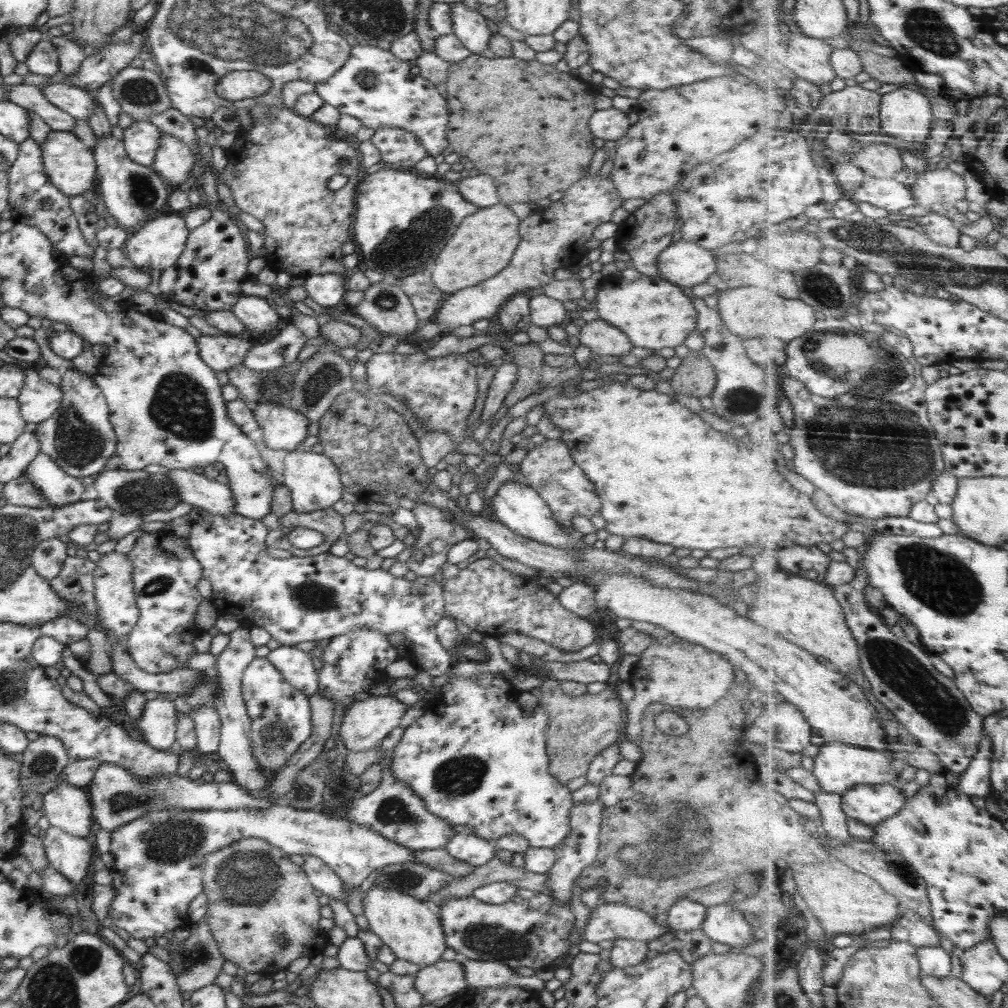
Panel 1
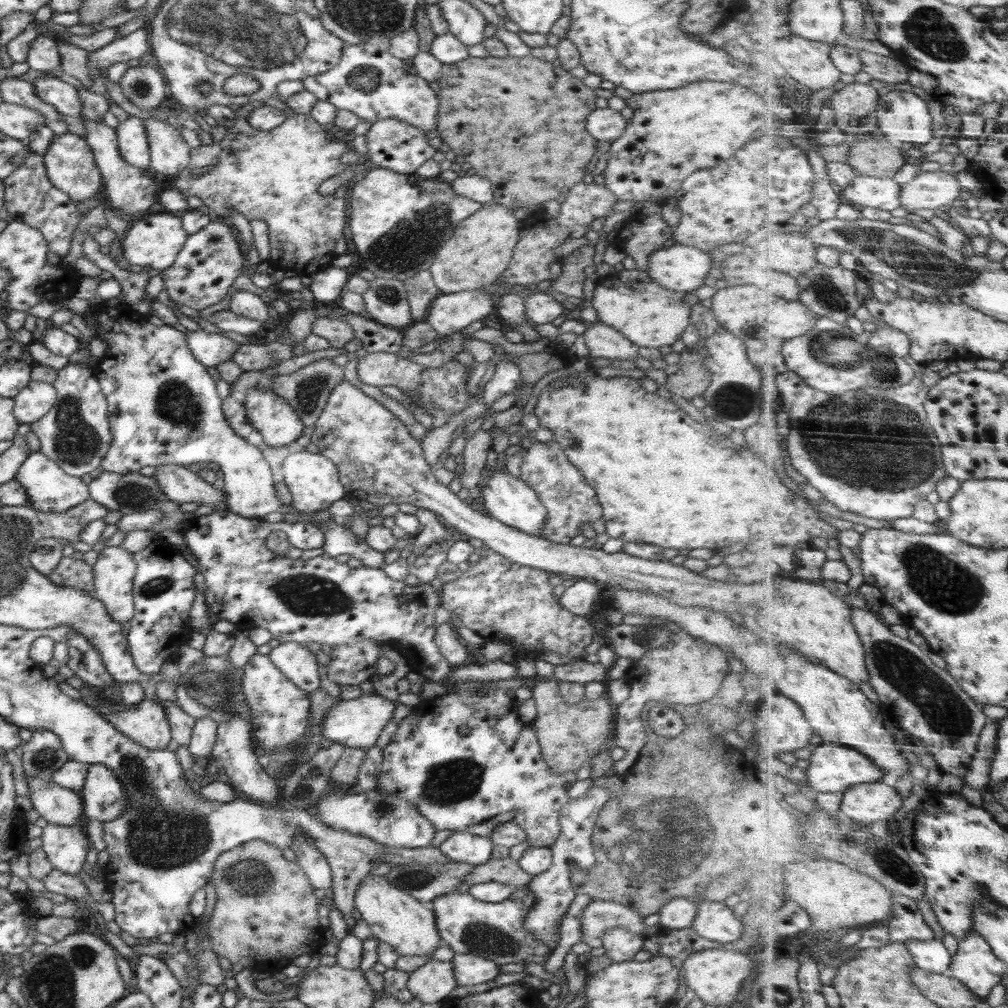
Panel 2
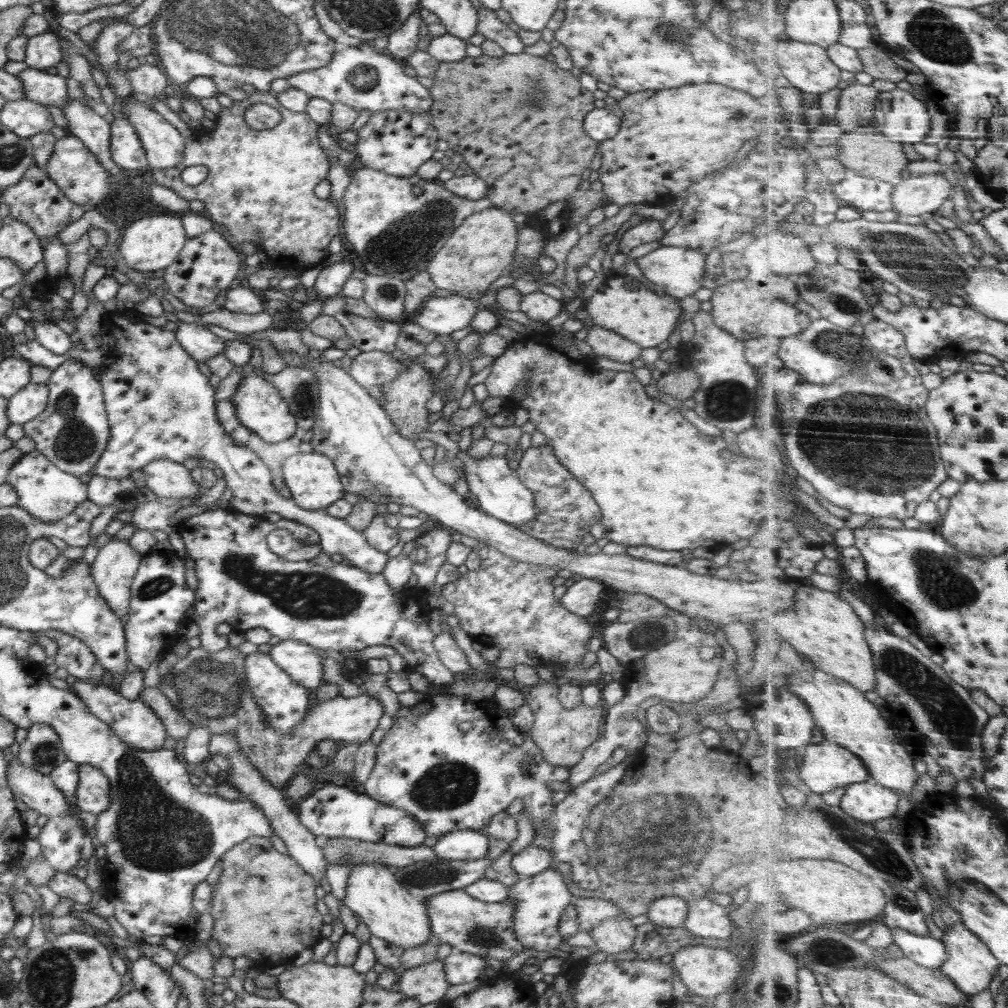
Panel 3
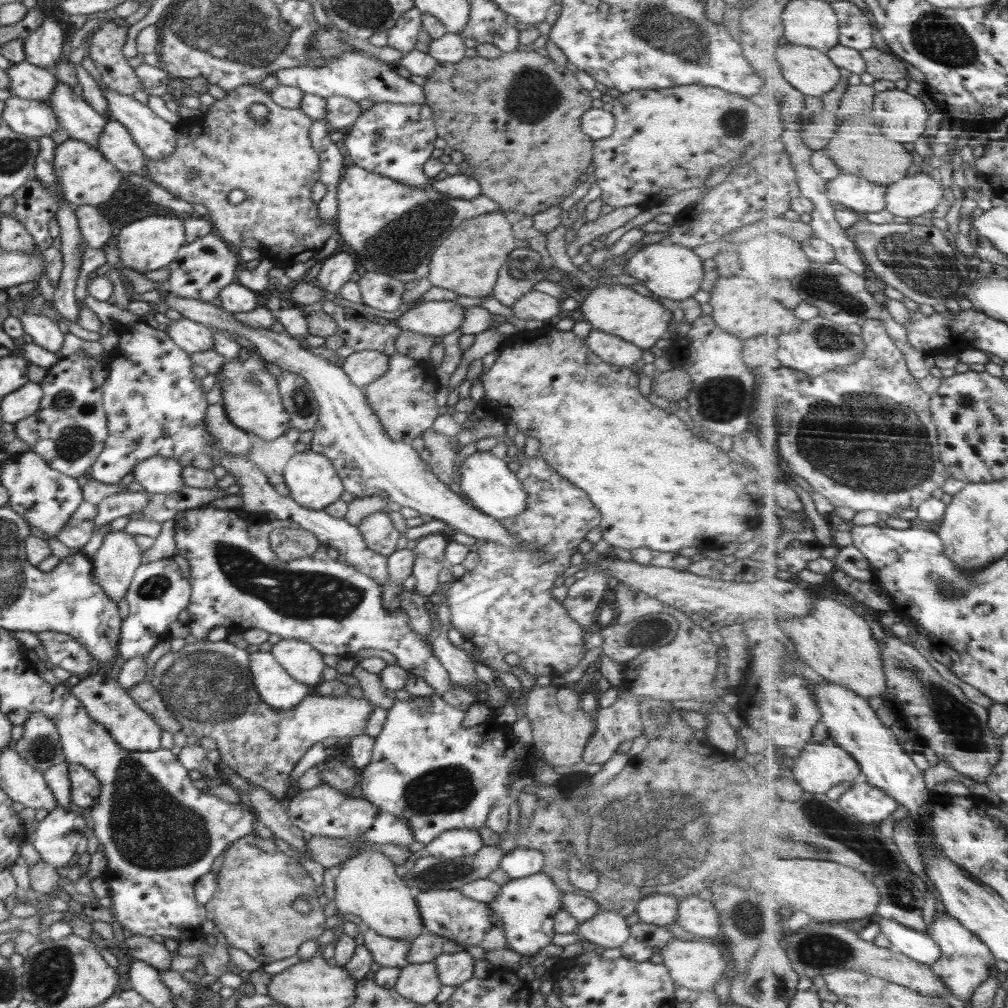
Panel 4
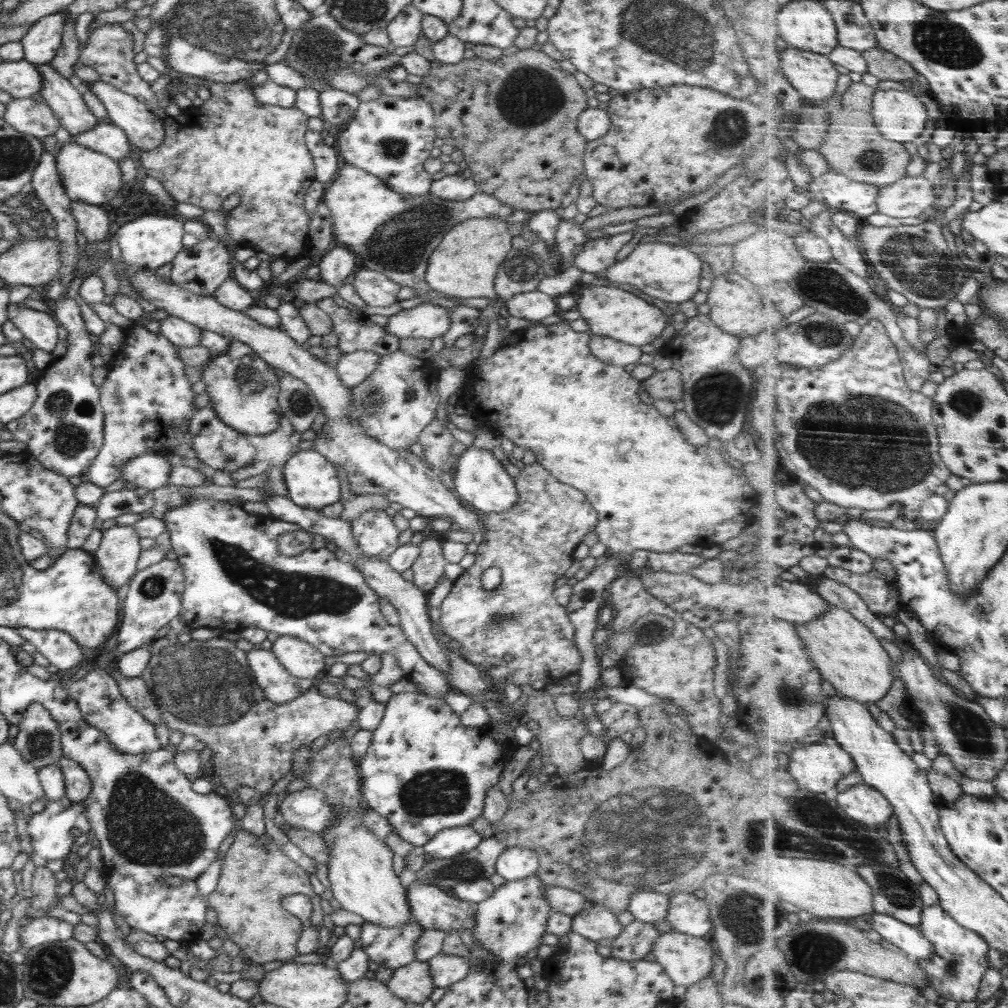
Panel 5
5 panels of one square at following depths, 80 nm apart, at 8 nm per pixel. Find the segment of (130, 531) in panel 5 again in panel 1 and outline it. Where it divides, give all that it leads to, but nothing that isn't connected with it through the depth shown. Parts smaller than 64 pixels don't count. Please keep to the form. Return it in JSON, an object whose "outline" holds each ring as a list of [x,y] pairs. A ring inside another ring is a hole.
{"outline":[[[116,551],[101,555],[100,560],[96,563],[93,581],[99,620],[103,628],[108,630],[108,635],[114,640],[120,640],[131,634],[140,616],[133,591],[132,569],[132,563],[128,557]]]}

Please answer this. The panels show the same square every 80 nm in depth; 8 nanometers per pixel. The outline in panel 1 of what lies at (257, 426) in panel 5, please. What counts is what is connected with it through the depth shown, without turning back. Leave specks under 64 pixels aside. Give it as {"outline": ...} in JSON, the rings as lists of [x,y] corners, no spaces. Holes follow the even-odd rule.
{"outline":[[[257,402],[251,411],[263,430],[263,440],[269,448],[288,452],[299,450],[309,436],[308,425],[311,422],[284,402]]]}

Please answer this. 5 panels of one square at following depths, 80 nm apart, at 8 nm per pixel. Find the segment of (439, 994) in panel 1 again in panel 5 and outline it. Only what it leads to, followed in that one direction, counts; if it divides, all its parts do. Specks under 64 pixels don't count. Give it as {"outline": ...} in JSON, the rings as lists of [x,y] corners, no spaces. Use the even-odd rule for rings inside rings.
{"outline":[[[414,961],[393,970],[392,978],[385,984],[398,998],[422,1004],[436,986],[430,976],[427,961]]]}

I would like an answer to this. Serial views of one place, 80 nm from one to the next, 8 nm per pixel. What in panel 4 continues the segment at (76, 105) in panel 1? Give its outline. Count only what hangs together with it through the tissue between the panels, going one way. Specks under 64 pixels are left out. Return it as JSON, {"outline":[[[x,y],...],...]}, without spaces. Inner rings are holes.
{"outline":[[[25,60],[5,70],[10,79],[11,94],[28,100],[49,100],[55,86],[60,82],[49,69],[34,66]]]}

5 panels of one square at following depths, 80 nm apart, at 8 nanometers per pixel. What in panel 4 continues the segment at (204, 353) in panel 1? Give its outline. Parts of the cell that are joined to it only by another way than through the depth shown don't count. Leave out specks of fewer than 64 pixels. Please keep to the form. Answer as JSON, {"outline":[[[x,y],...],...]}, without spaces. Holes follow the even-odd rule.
{"outline":[[[187,318],[172,319],[167,328],[163,329],[171,336],[176,346],[189,355],[213,349],[213,331],[202,324]]]}

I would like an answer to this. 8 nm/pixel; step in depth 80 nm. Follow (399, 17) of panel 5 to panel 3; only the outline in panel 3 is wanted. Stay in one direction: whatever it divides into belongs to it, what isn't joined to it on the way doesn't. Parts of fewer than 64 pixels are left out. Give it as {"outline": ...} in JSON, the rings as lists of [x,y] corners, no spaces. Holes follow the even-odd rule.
{"outline":[[[419,11],[412,13],[404,21],[401,28],[395,30],[388,36],[387,49],[394,54],[397,60],[403,61],[414,51],[418,50],[419,28],[421,27],[421,17]]]}

